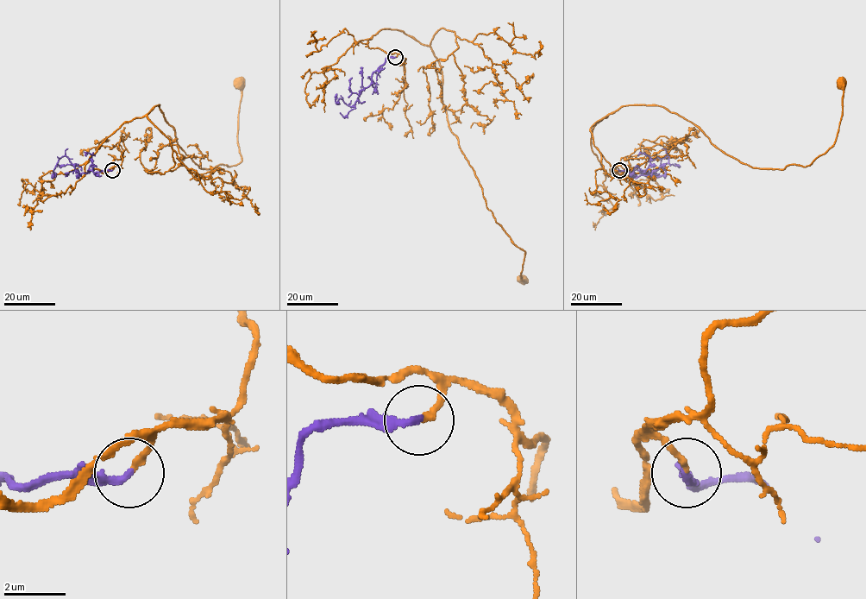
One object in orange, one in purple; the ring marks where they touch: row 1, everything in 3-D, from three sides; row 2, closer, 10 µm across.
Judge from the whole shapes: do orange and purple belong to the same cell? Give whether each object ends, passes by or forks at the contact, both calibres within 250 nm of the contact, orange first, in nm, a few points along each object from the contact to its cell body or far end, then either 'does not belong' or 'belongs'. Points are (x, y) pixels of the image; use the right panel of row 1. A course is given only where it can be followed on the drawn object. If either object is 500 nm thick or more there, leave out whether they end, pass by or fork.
orange ends | purple ends | 180/240 nm | orange via (619, 170), (605, 175), (592, 128), (637, 104), (677, 113), (752, 167), (808, 166), (834, 143), (841, 81) | purple via (619, 170), (652, 173), (668, 163), (668, 157), (665, 156), (661, 160), (665, 174), (656, 173) | belongs

